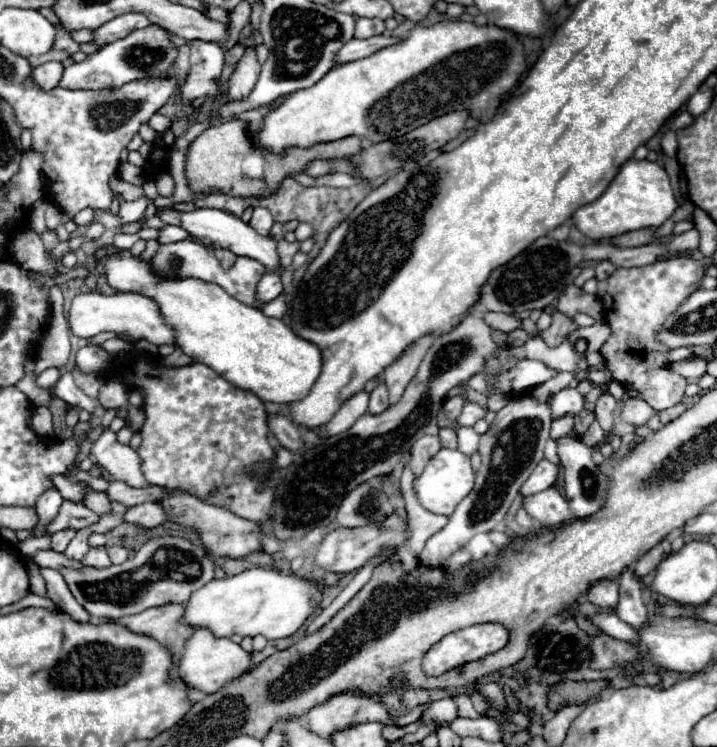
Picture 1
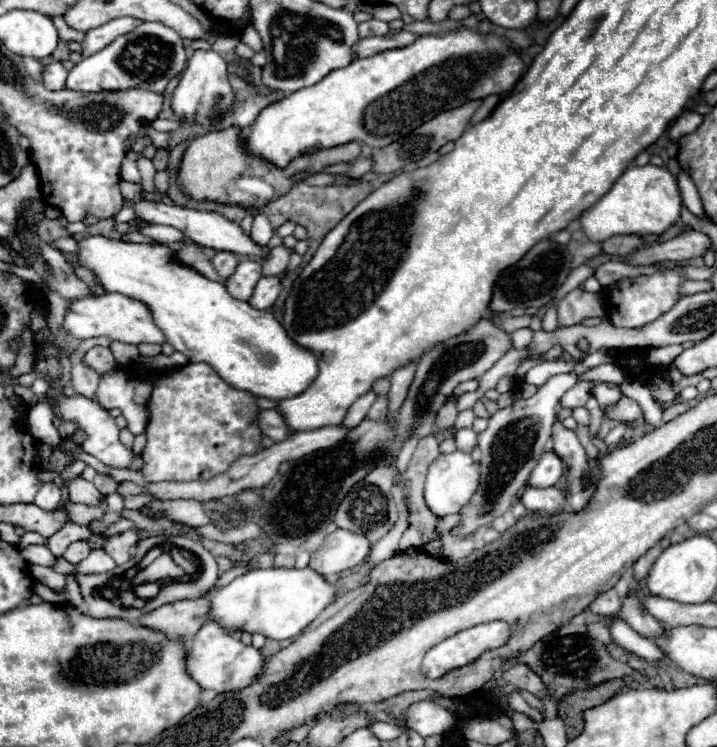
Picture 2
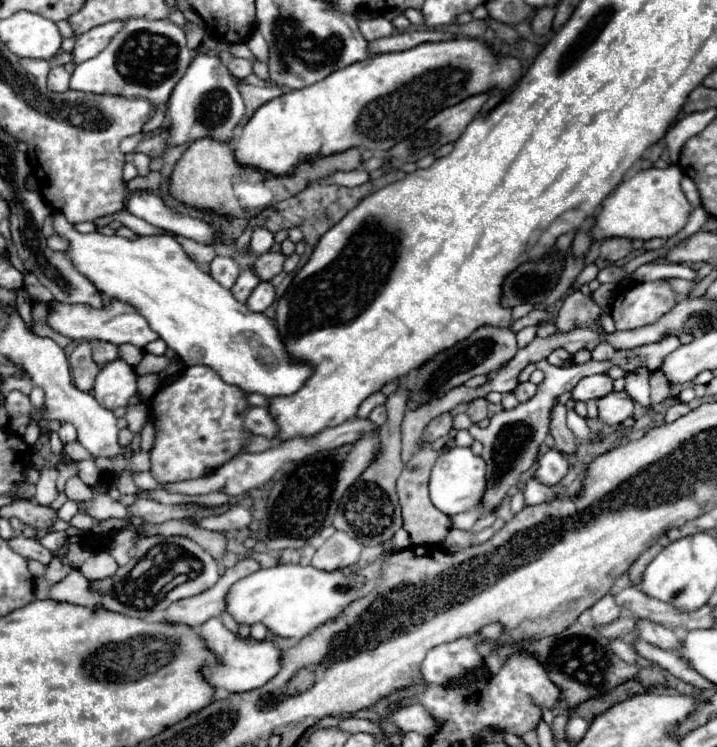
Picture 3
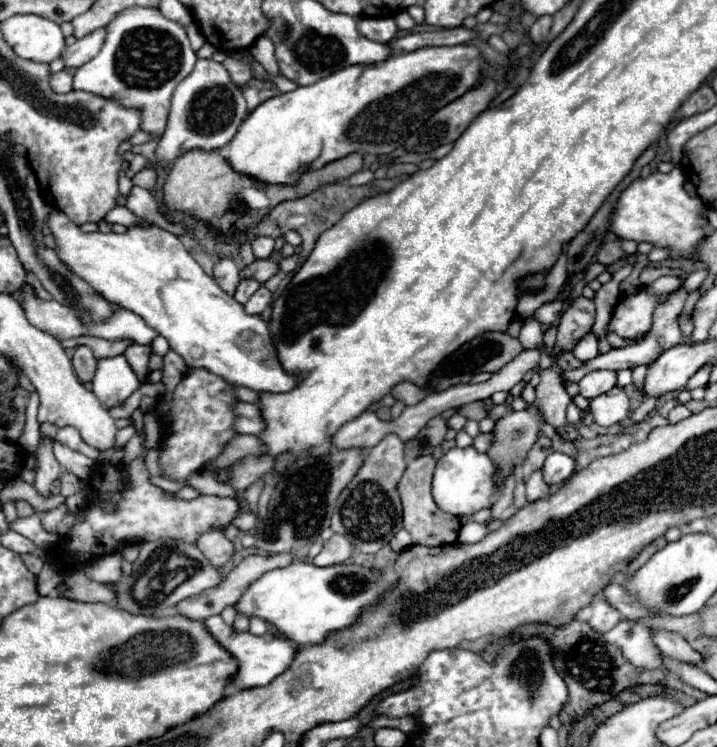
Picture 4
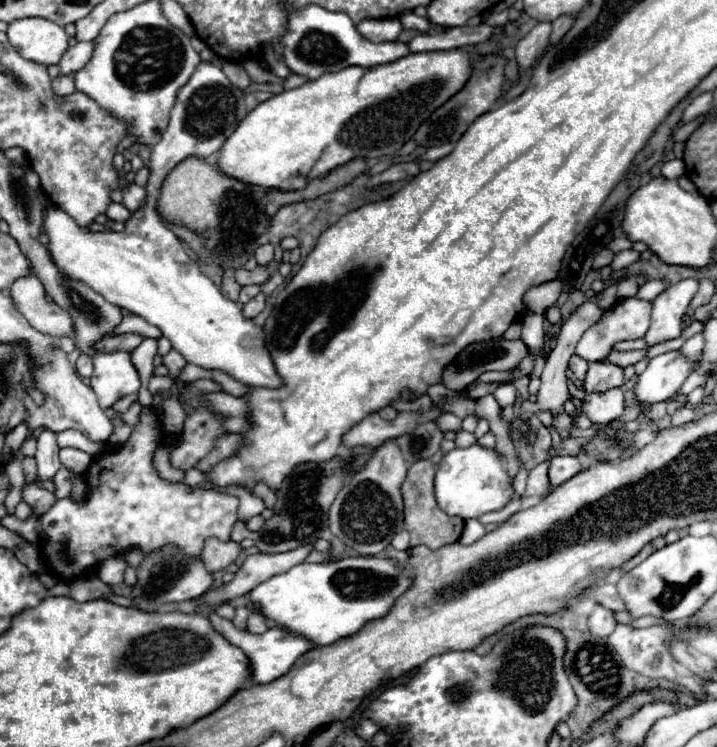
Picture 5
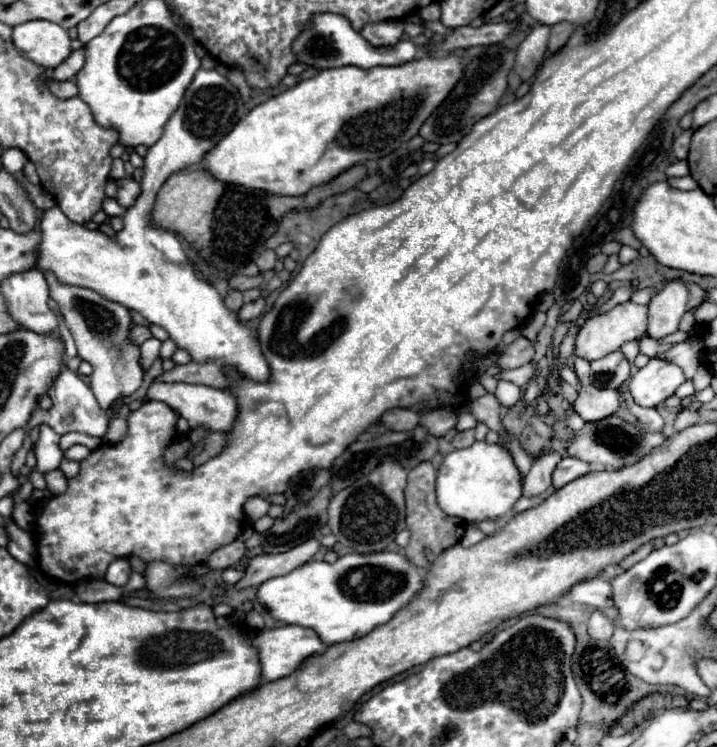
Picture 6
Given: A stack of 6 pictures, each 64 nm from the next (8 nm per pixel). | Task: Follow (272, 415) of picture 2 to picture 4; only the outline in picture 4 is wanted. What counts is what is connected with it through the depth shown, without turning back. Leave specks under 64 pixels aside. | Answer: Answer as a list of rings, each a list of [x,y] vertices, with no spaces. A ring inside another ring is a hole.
[[[234,402],[234,430],[238,434],[260,434],[264,422],[260,418],[260,408],[248,402]]]

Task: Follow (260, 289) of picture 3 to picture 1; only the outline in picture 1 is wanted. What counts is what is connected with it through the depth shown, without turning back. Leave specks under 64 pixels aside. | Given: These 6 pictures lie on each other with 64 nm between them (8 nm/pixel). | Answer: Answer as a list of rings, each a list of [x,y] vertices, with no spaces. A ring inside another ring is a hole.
[[[266,272],[262,276],[262,280],[258,282],[258,288],[256,288],[256,298],[260,304],[266,304],[270,300],[274,300],[276,296],[280,296],[284,290],[282,282],[280,282],[280,274],[276,272]]]

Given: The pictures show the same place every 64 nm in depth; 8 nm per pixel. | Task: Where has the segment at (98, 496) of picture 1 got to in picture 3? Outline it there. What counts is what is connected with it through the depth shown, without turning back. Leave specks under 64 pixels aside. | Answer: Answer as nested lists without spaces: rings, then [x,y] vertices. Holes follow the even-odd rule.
[[[72,476],[64,486],[64,494],[76,502],[86,502],[92,498],[92,488],[86,486],[78,476]]]

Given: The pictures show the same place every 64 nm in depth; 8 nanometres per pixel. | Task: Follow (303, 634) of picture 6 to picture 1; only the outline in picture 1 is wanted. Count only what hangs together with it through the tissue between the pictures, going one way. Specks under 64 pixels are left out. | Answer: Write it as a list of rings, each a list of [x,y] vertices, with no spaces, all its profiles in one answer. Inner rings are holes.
[[[198,628],[186,642],[186,652],[178,664],[178,674],[190,688],[212,694],[218,692],[224,684],[228,684],[228,680],[236,680],[236,676],[242,676],[252,668],[254,668],[252,654],[246,652],[240,644],[236,644],[232,638],[218,638],[212,636],[208,628]]]

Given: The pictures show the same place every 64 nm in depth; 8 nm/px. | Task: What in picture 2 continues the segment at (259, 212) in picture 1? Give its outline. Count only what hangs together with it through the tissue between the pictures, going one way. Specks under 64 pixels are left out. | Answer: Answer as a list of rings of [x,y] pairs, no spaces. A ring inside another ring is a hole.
[[[258,214],[256,218],[253,218],[250,236],[252,236],[252,240],[256,240],[256,244],[266,246],[270,242],[272,234],[274,234],[274,230],[272,230],[272,226],[270,226],[270,222],[268,222],[268,218],[264,214]]]

